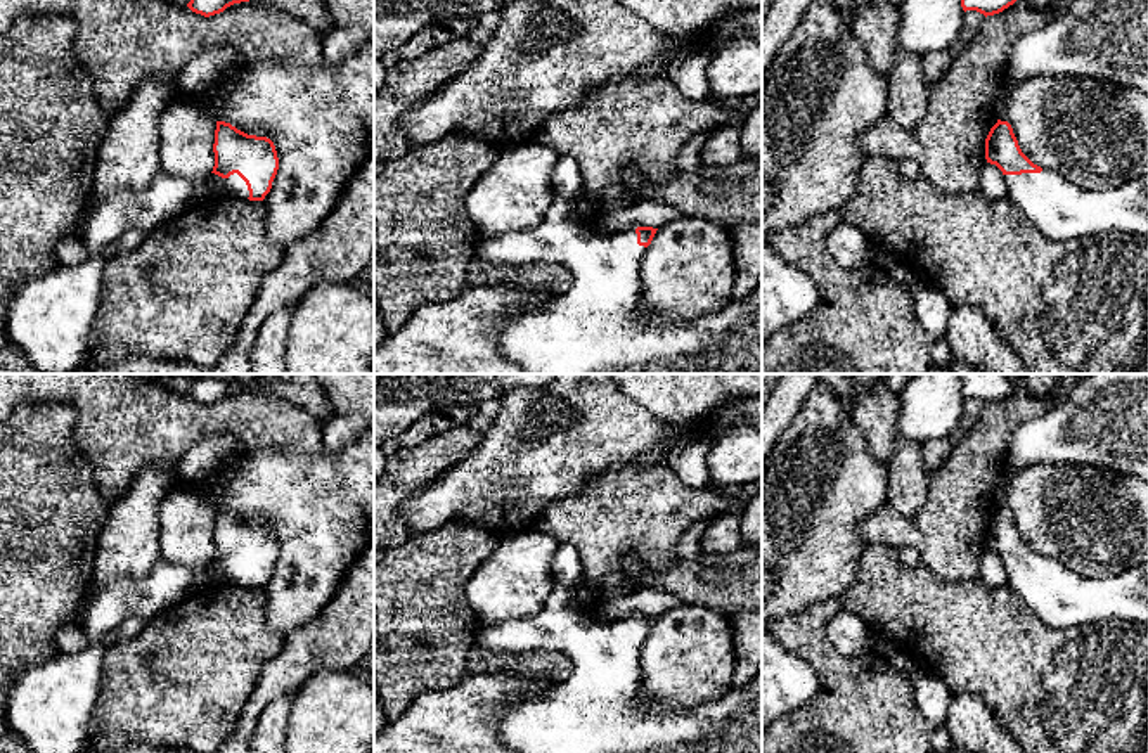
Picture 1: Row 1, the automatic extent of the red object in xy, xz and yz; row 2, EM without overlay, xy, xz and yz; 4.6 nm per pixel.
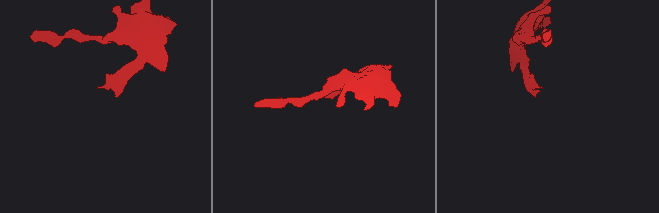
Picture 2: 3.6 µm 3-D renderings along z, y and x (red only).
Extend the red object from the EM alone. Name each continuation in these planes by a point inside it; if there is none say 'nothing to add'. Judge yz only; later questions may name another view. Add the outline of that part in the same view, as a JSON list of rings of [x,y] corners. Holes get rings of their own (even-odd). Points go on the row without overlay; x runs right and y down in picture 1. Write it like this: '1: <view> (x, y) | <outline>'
1: yz (1060, 598) | [[[1049,557],[1004,563],[1004,571],[1013,590],[1049,627],[1148,625],[1148,563],[1103,578],[1079,575]]]

